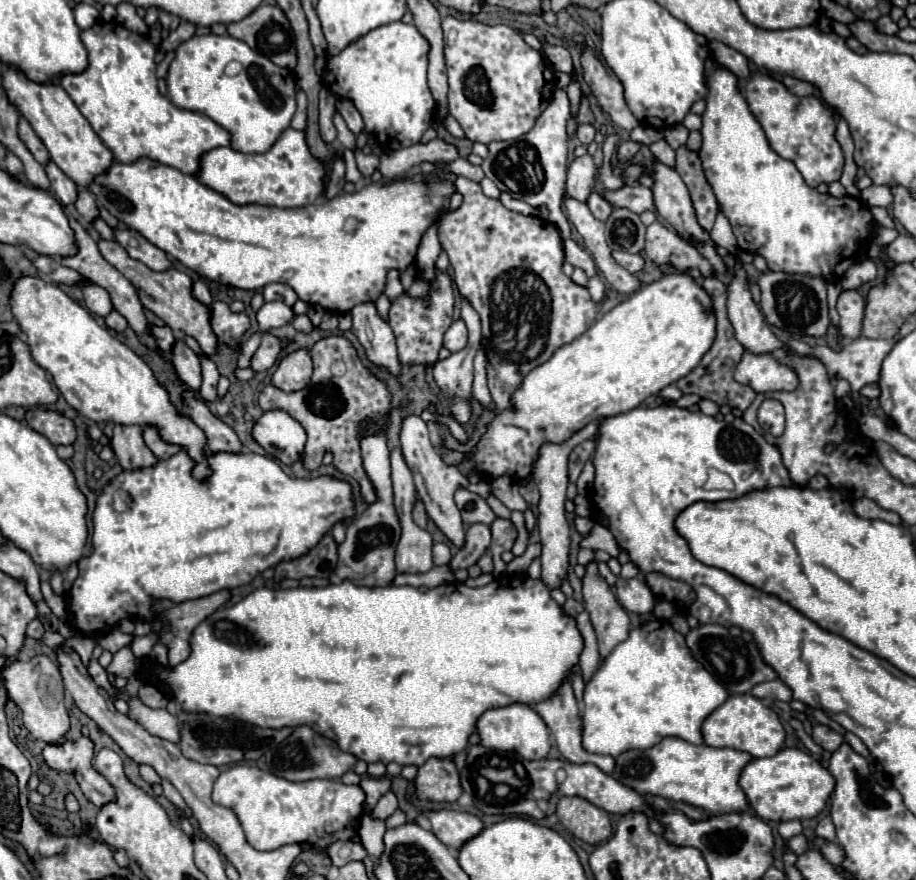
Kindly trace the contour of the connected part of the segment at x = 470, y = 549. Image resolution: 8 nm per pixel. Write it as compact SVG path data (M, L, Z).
M474 524L466 532L464 548L450 560L450 570L456 572L460 568L468 568L476 564L476 560L488 550L490 546L490 528L486 524Z

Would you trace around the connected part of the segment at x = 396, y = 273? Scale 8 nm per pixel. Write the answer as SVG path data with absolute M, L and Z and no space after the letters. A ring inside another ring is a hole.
M390 270L386 276L386 296L390 300L394 300L394 296L400 296L404 292L402 284L400 284L400 270Z

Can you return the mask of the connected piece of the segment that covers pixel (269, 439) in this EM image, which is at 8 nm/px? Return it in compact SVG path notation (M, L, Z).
M284 410L264 412L252 428L252 438L274 458L292 466L300 462L306 446L306 430Z

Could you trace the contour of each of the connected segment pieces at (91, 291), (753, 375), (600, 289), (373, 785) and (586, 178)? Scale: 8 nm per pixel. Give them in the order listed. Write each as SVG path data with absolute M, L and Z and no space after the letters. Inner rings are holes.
M84 278L84 280L80 282L80 290L84 292L84 302L86 302L86 306L88 306L88 310L90 310L92 314L96 314L96 316L106 316L106 314L112 310L110 294L108 294L102 286L98 286L98 284L94 284L92 280Z
M744 352L740 364L736 366L734 380L748 384L754 392L792 392L798 388L800 380L796 370L778 362L772 354L752 354Z
M598 275L589 279L587 288L593 301L598 303L603 299L605 287Z
M362 776L360 780L360 788L364 790L366 794L366 804L364 804L364 812L372 810L376 806L376 802L380 800L382 794L386 794L390 790L390 784L392 780L388 776L382 776L382 778L372 778L372 776Z
M592 142L587 147L586 156L576 158L570 166L568 166L568 188L566 194L568 198L580 200L586 204L588 196L596 190L596 176L598 176L598 168L594 166L593 155L598 149L598 144Z

